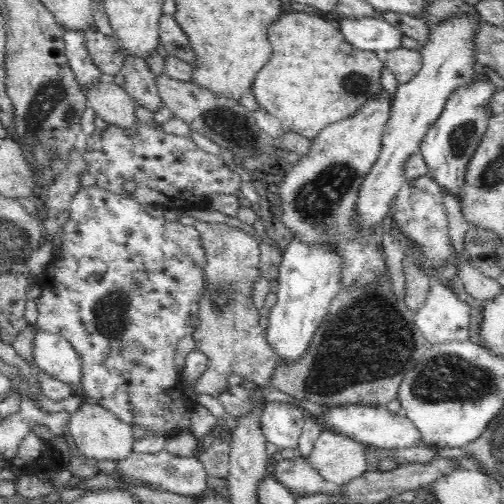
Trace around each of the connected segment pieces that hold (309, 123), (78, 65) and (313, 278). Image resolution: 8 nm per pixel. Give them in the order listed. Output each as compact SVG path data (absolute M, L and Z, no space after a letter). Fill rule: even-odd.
M304 12L284 14L268 28L268 38L274 48L274 56L256 76L254 94L262 110L280 118L282 126L300 136L314 140L326 126L332 126L332 122L336 124L356 114L356 110L360 110L360 106L364 106L364 102L368 102L370 98L376 98L376 94L384 86L382 84L384 62L380 60L380 54L354 48L344 40L340 28L330 26L326 20L318 16L308 16Z
M64 30L64 48L68 62L80 82L80 86L92 86L98 78L104 76L102 70L92 62L92 56L88 52L86 44L86 32L74 32L74 30Z
M298 238L284 250L284 258L280 264L280 278L278 278L278 302L270 310L270 328L266 330L270 346L276 350L280 360L298 360L324 322L326 314L330 312L332 300L342 290L342 272L344 272L344 256L326 242L306 244Z

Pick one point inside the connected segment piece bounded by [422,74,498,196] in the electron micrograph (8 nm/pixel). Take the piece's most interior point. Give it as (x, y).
(448, 147)

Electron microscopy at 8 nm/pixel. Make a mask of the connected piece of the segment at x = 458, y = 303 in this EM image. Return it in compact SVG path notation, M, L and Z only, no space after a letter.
M436 278L430 280L430 290L424 304L414 312L414 322L432 346L470 340L468 302L460 300L446 282L440 282Z

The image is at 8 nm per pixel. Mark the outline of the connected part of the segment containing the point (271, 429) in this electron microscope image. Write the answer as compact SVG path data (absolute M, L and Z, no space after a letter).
M270 402L260 416L260 430L266 442L278 446L278 450L298 450L304 424L308 420L306 410L292 404Z

